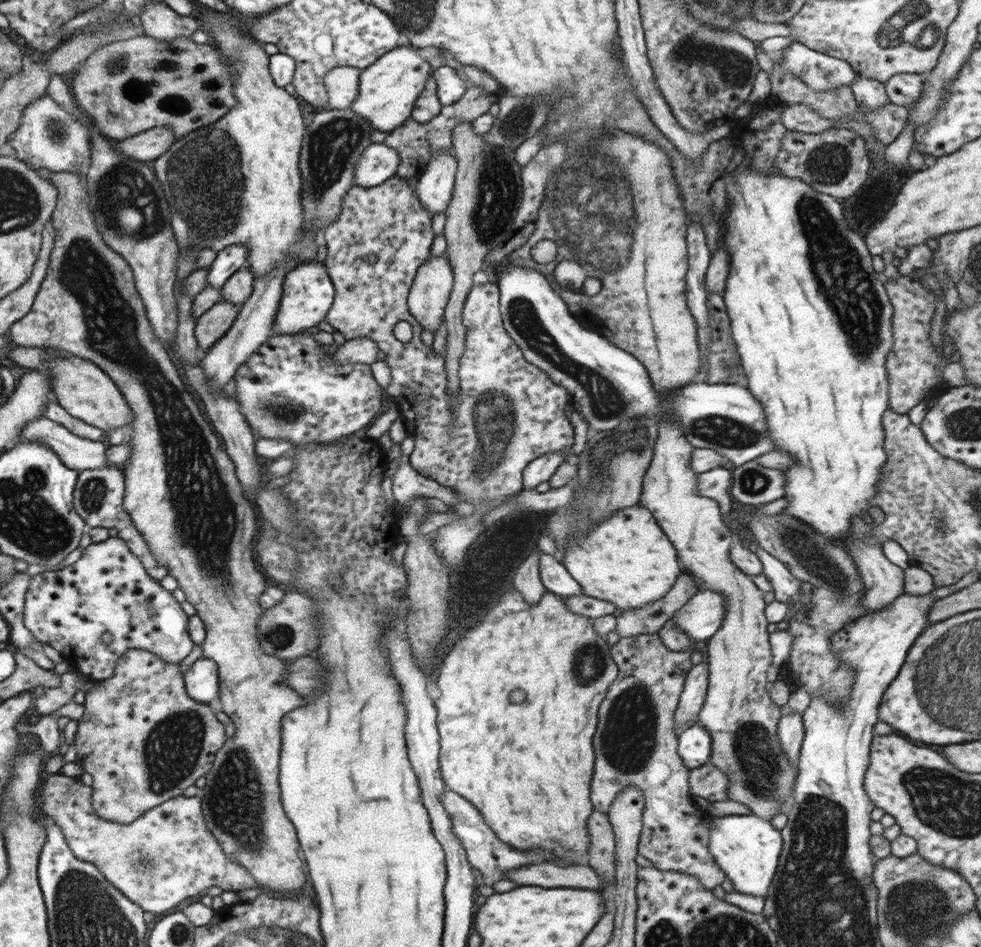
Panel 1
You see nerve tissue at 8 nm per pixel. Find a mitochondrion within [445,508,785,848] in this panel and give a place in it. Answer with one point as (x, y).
(628, 741)

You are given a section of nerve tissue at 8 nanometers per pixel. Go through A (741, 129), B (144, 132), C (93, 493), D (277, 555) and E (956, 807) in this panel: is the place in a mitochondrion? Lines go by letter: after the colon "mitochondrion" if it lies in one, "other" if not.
A: other
B: other
C: mitochondrion
D: other
E: mitochondrion

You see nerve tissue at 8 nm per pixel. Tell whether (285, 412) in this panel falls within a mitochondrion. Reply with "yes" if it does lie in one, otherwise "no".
yes

